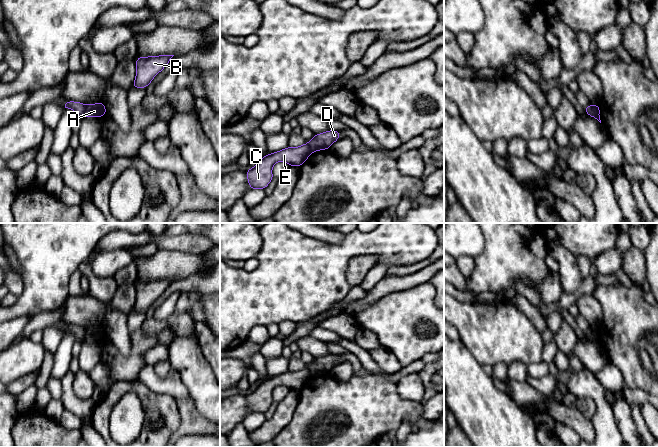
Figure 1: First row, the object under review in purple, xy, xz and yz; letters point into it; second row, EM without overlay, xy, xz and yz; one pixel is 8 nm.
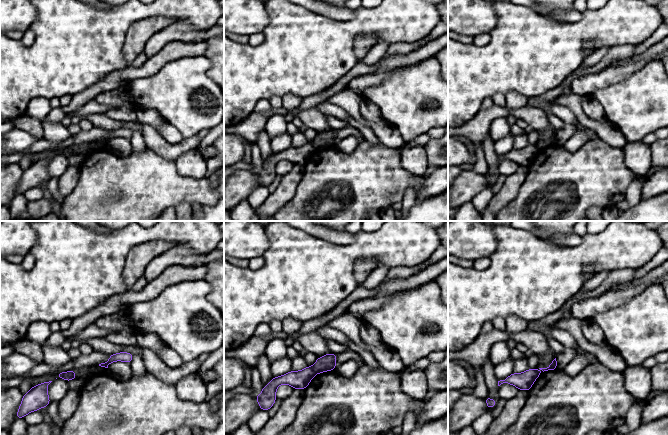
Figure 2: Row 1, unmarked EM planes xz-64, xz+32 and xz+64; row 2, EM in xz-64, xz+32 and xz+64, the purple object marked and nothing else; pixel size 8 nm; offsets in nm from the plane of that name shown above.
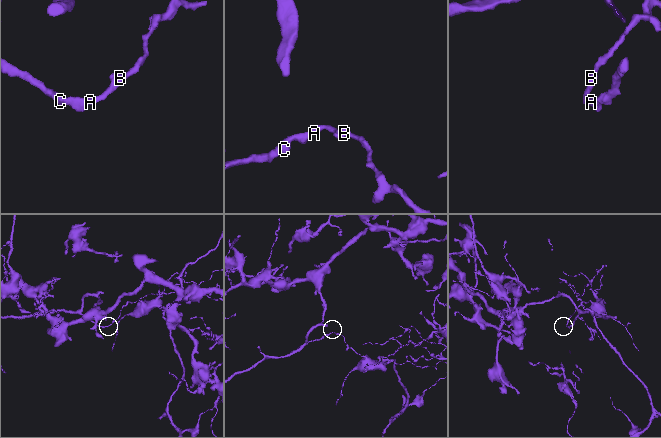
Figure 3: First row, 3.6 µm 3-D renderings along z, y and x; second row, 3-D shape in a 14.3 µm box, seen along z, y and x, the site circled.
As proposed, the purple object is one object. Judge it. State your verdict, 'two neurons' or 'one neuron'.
two neurons

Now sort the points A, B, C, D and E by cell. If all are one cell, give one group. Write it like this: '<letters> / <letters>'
A B D / C E

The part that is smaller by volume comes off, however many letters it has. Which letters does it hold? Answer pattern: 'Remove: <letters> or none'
Remove: A, B, D

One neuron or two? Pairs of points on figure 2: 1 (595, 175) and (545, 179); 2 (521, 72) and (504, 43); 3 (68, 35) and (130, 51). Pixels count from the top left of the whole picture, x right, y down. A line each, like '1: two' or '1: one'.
1: one
2: one
3: two

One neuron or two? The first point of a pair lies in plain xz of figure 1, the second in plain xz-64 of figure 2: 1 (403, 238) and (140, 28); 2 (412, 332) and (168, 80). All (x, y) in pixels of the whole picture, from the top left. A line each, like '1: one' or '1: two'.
1: two
2: one

